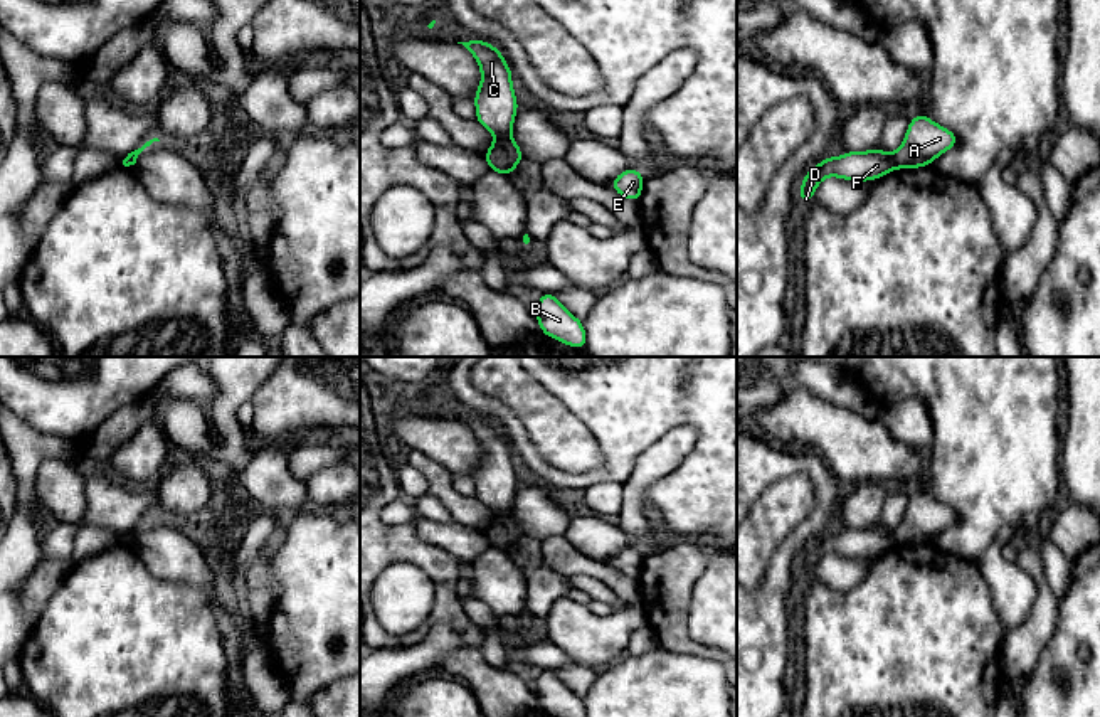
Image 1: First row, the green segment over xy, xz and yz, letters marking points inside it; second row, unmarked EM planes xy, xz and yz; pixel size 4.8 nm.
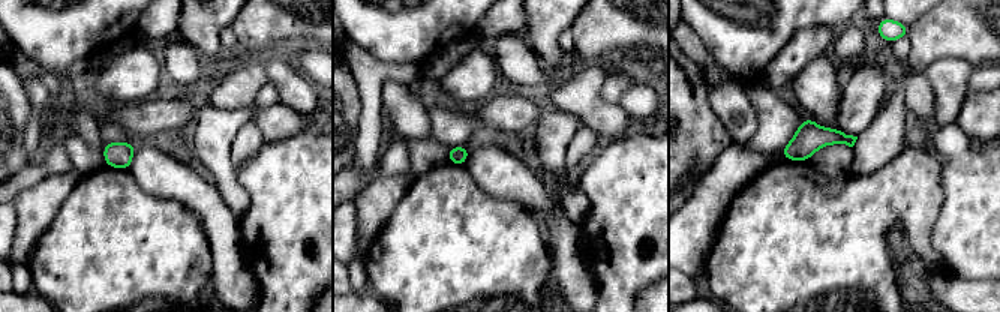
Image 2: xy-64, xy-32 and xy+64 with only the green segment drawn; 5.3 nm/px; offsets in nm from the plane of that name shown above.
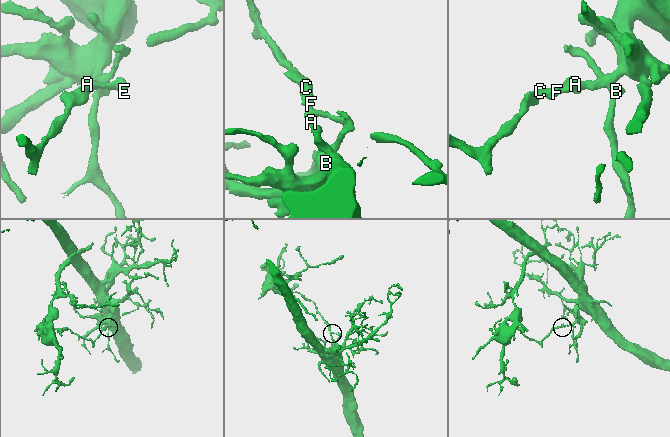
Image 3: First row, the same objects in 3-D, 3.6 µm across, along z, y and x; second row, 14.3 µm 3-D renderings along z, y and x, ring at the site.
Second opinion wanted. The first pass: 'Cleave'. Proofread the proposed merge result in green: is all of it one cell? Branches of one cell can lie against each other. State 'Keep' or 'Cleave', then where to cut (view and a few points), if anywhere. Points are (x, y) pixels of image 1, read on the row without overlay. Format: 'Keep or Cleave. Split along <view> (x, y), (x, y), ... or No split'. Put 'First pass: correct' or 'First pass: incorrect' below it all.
Cleave. Split along xz (510, 512), (497, 515)
First pass: correct

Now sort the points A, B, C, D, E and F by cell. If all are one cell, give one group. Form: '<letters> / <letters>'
A B E / C D F

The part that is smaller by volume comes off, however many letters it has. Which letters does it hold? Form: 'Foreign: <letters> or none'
Foreign: C, D, F

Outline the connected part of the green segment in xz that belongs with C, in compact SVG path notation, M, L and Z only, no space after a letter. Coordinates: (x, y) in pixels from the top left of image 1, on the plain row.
M474 416L463 421L481 446L481 461L474 471L476 498L496 515L511 513L518 478L511 463L511 446L491 421Z

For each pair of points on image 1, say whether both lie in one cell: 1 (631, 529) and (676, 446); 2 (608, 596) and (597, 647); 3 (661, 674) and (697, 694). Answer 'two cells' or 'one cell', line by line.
1: one cell
2: two cells
3: one cell

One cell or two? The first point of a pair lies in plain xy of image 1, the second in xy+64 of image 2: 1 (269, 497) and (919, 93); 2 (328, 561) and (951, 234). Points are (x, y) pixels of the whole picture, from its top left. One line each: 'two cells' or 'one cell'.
1: one cell
2: one cell

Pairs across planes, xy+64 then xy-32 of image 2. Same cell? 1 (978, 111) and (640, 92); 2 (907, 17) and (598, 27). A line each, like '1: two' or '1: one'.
1: one
2: two

